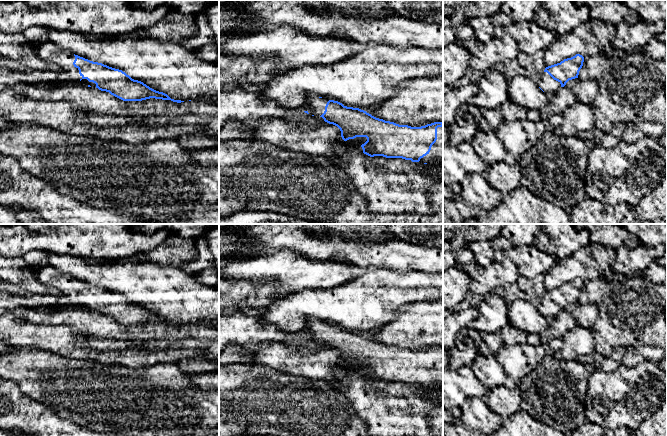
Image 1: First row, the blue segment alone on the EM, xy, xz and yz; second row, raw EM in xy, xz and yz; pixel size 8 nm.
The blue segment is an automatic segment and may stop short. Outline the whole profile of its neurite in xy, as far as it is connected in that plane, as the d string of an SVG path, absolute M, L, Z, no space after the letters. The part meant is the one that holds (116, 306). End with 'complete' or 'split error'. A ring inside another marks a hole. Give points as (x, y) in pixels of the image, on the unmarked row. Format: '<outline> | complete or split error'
M55 267L35 268L34 275L39 284L56 289L61 296L70 297L79 303L81 308L109 316L123 325L142 325L155 322L177 327L184 326L171 323L167 318L132 303L122 294L72 278Z | split error

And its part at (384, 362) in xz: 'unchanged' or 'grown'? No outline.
grown

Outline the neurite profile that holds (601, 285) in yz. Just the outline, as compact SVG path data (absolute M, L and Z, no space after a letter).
M599 278L597 280L584 281L583 290L579 295L578 302L581 304L594 303L598 305L601 300L610 293L613 280Z

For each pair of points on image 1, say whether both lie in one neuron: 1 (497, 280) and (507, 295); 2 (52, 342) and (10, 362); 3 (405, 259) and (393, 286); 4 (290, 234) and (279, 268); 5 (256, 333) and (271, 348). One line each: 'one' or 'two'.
1: one
2: two
3: two
4: two
5: two

